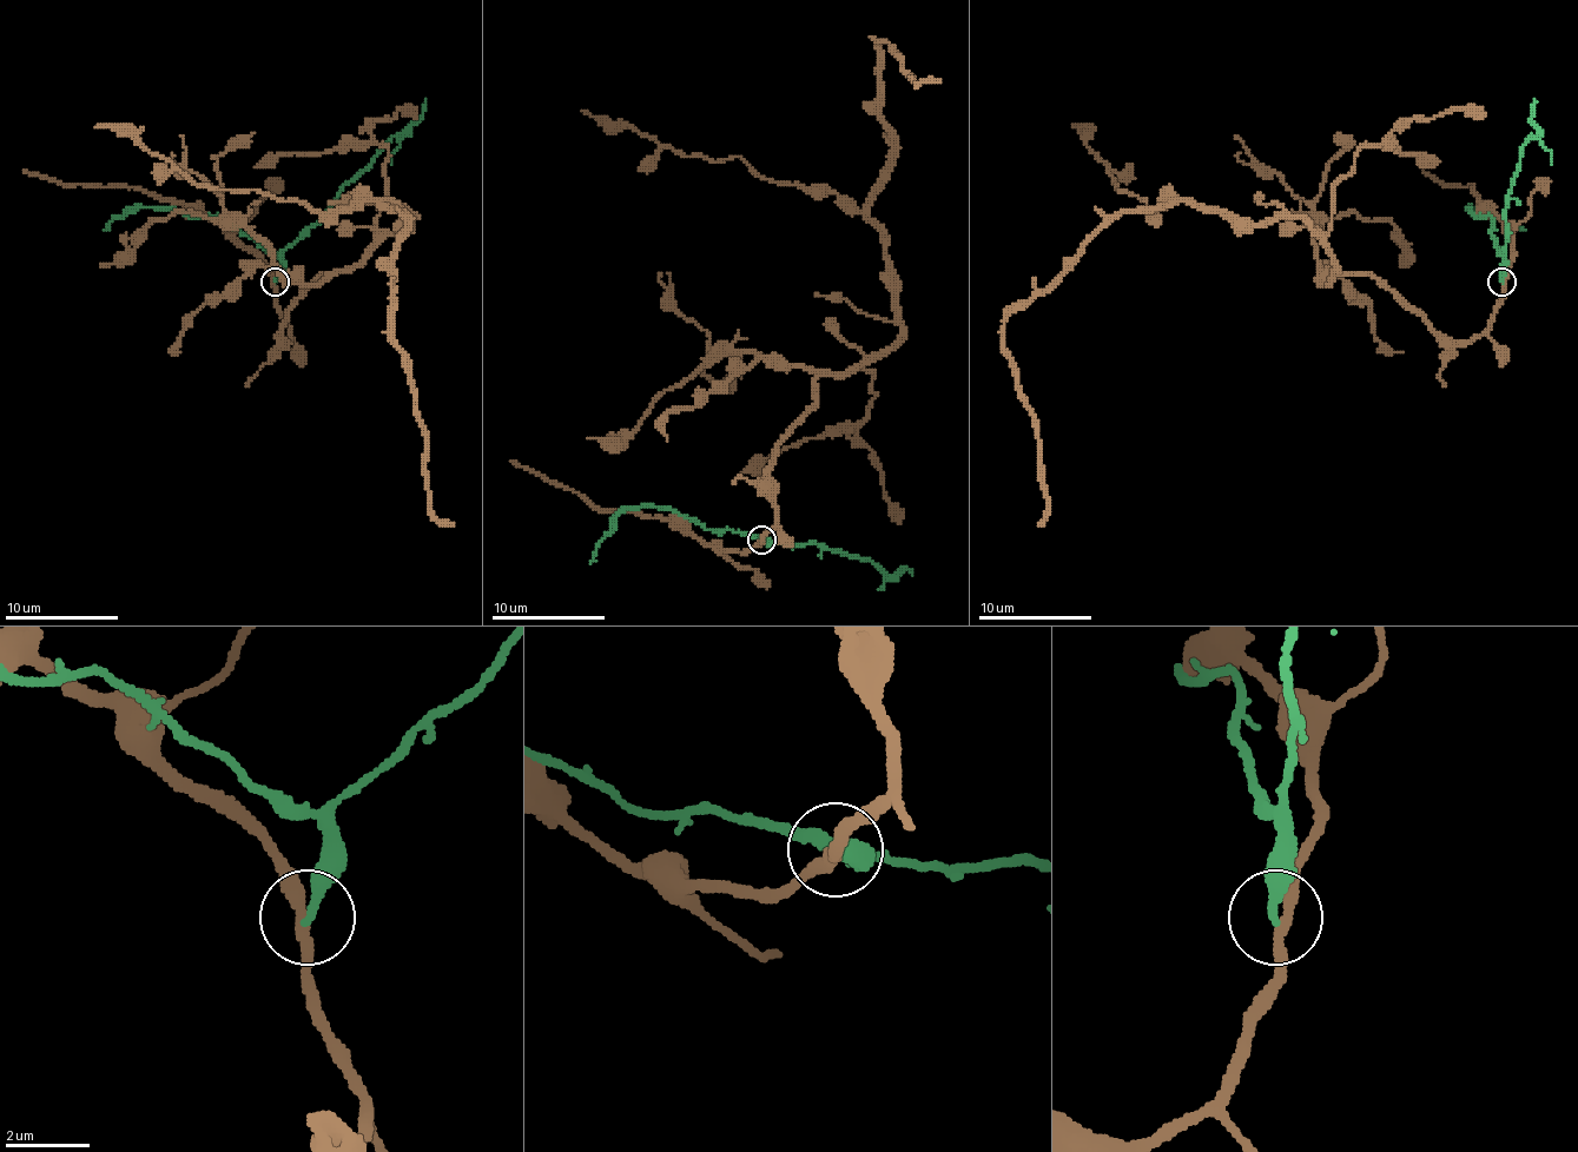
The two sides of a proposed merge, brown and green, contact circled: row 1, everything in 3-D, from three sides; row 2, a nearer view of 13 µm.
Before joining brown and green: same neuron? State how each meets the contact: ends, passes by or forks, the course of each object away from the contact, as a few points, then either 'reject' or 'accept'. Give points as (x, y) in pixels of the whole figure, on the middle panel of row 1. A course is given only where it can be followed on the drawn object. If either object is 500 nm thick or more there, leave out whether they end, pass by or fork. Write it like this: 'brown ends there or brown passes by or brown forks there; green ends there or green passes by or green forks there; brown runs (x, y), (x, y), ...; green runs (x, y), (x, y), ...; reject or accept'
brown passes by; green ends there; brown runs (761, 541), (766, 467), (816, 382), (900, 336), (869, 219), (892, 133), (880, 42), (918, 85), (941, 79); green runs (761, 541), (730, 529), (710, 529), (661, 507), (625, 509), (591, 563); reject

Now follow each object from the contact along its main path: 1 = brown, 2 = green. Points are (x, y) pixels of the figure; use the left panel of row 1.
1: (275, 280), (285, 341), (289, 309), (414, 218), (382, 202), (405, 232), (394, 346), (431, 511), (454, 525)
2: (275, 280), (279, 258), (223, 218), (192, 218), (175, 210), (138, 206), (126, 210), (104, 230)

